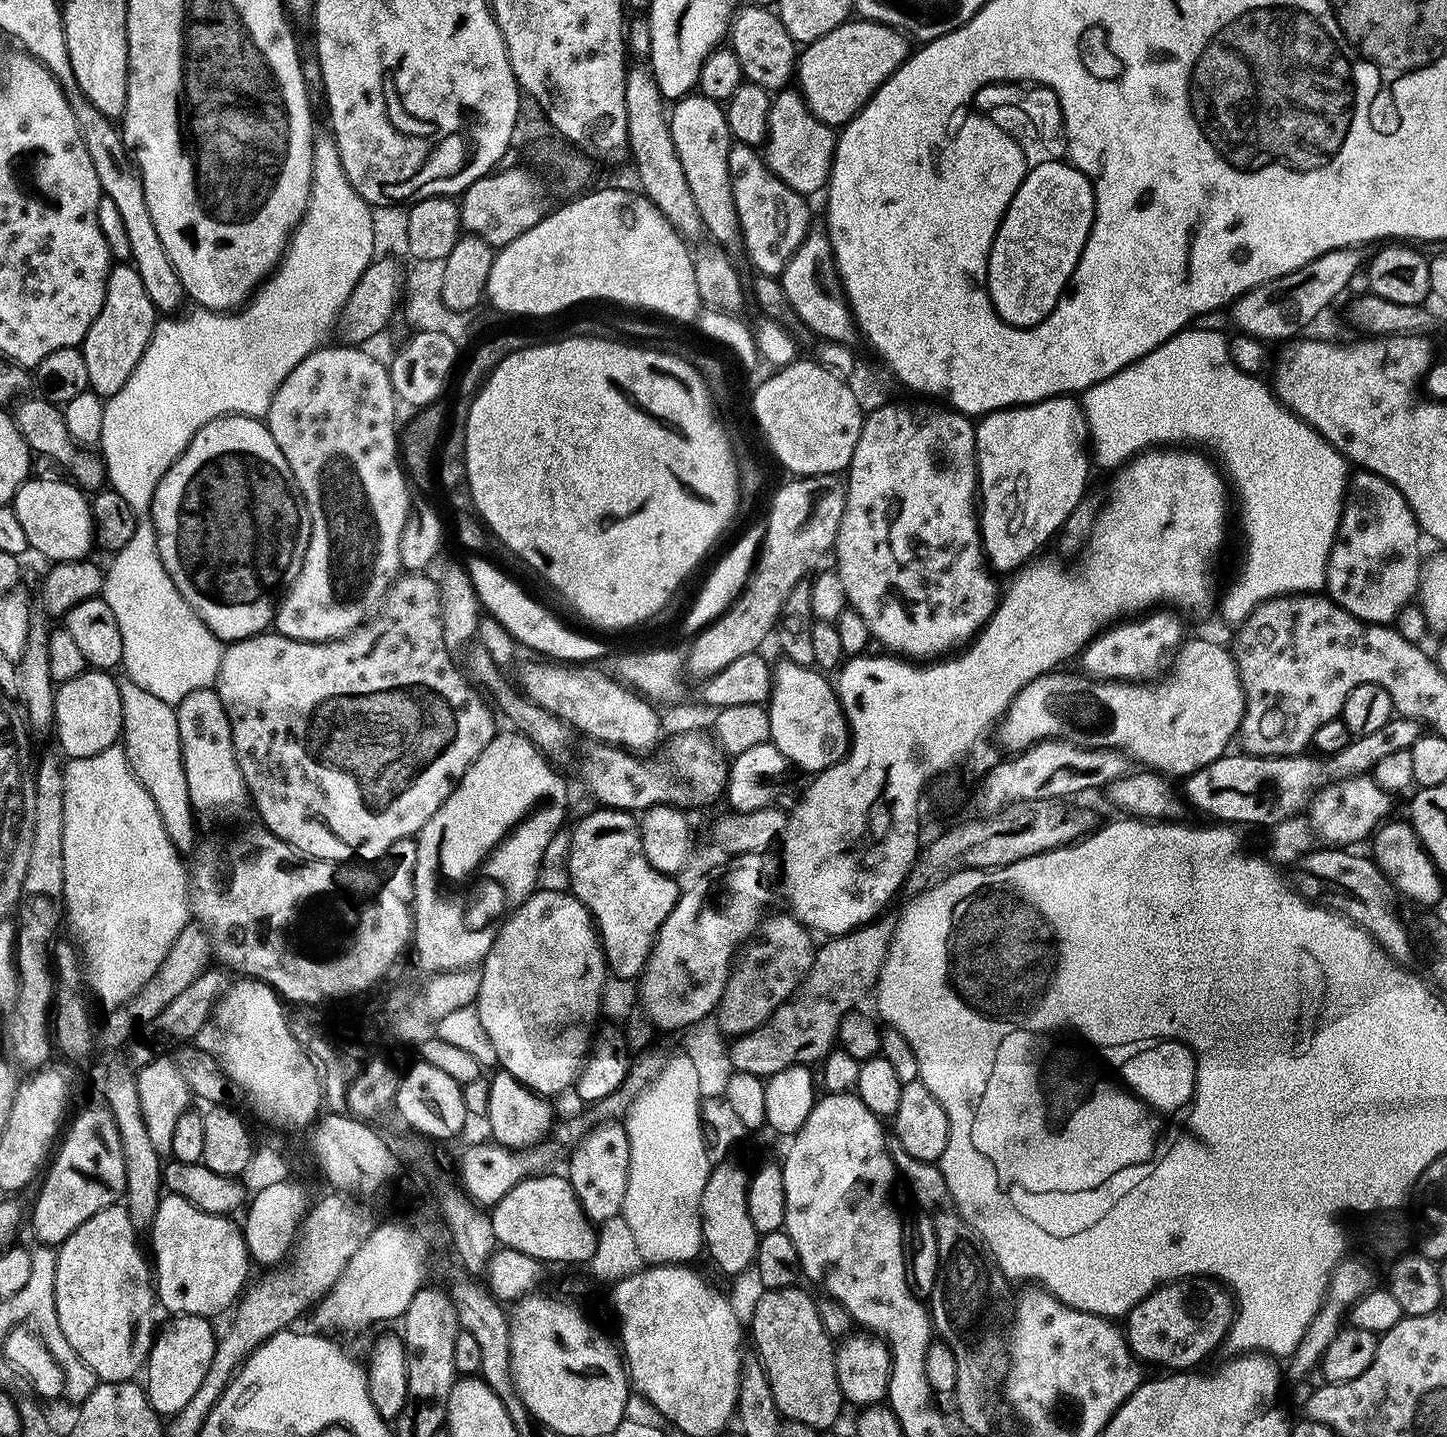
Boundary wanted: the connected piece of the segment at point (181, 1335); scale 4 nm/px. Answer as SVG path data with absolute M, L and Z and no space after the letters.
M175 1315L155 1335L146 1361L148 1382L144 1384L148 1401L158 1415L173 1416L186 1406L202 1384L210 1370L211 1359L218 1339L213 1324L207 1317L198 1315Z

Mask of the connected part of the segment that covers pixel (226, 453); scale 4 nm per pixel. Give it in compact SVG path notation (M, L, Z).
M235 414L211 420L194 434L184 453L158 482L150 519L156 528L160 557L174 586L221 642L255 636L275 621L276 591L298 578L312 529L306 502L267 423Z

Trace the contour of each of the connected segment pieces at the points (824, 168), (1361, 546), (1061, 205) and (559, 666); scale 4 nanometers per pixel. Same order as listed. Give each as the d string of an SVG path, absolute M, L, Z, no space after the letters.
M789 86L772 96L768 111L768 139L763 145L762 155L769 170L786 182L790 190L812 198L819 188L821 191L827 185L834 172L832 160L836 156L837 139L833 125L823 124L808 109L808 103L795 87Z
M1357 471L1348 486L1344 512L1340 516L1338 539L1332 545L1328 559L1327 595L1335 604L1354 614L1354 618L1365 620L1368 624L1391 625L1397 614L1406 605L1413 603L1414 597L1419 593L1422 575L1420 540L1422 541L1420 527L1416 525L1414 514L1399 490L1378 474Z
M1055 160L1054 162L1036 162L1029 167L1024 176L1022 186L1014 194L1006 214L1000 219L1000 225L996 231L996 237L992 240L992 252L988 255L988 293L992 299L992 305L996 307L996 312L1001 320L1007 324L1012 324L1015 328L1035 328L1036 325L1050 315L1058 306L1061 296L1068 291L1068 285L1072 283L1072 275L1076 273L1076 256L1080 256L1081 250L1086 246L1088 235L1090 234L1090 225L1088 220L1092 220L1092 200L1095 198L1094 190L1088 188L1088 175L1082 170L1064 168L1063 162Z
M536 658L521 666L518 688L534 704L564 720L577 733L585 732L592 742L610 744L637 754L651 753L648 751L661 743L659 714L645 697L612 676L599 672L596 666L569 666L564 662Z

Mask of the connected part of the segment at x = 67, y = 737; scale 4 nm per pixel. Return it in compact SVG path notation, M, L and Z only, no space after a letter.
M86 670L78 678L70 678L56 689L56 722L54 736L60 739L65 757L90 758L113 747L123 733L122 698L117 677L108 670Z

